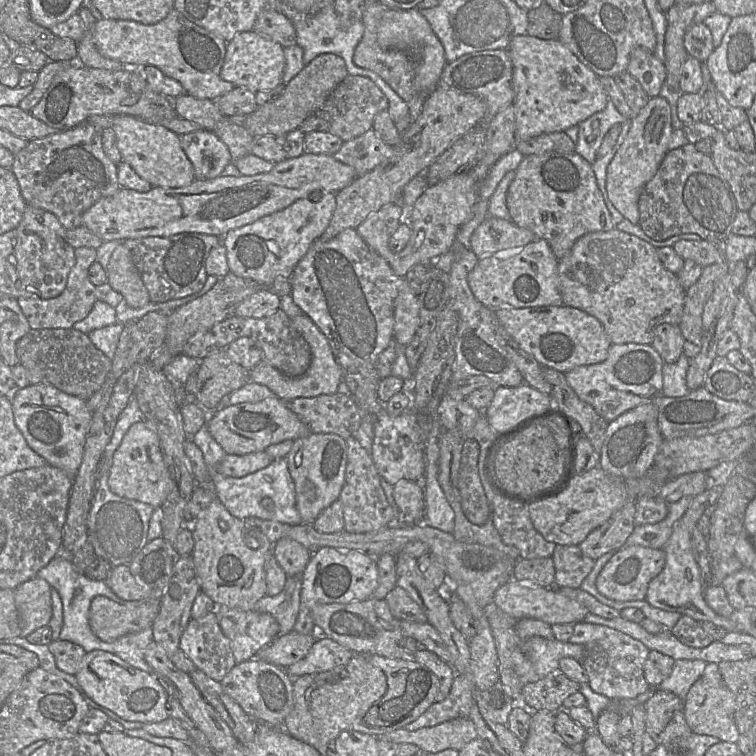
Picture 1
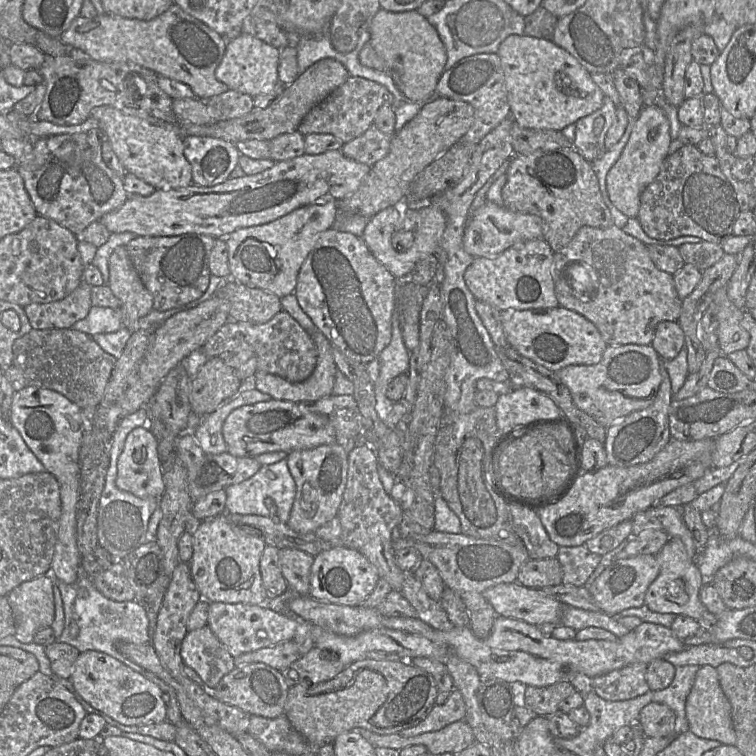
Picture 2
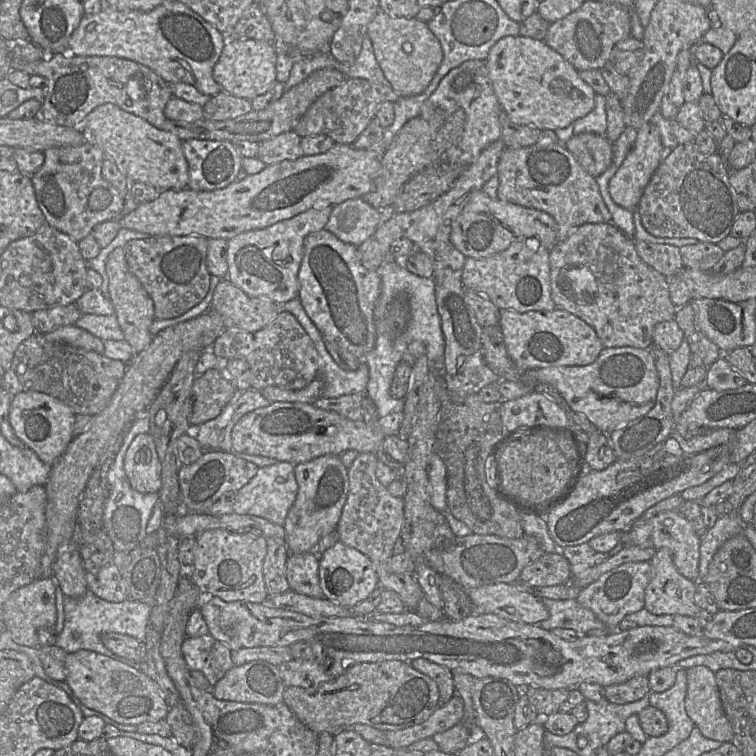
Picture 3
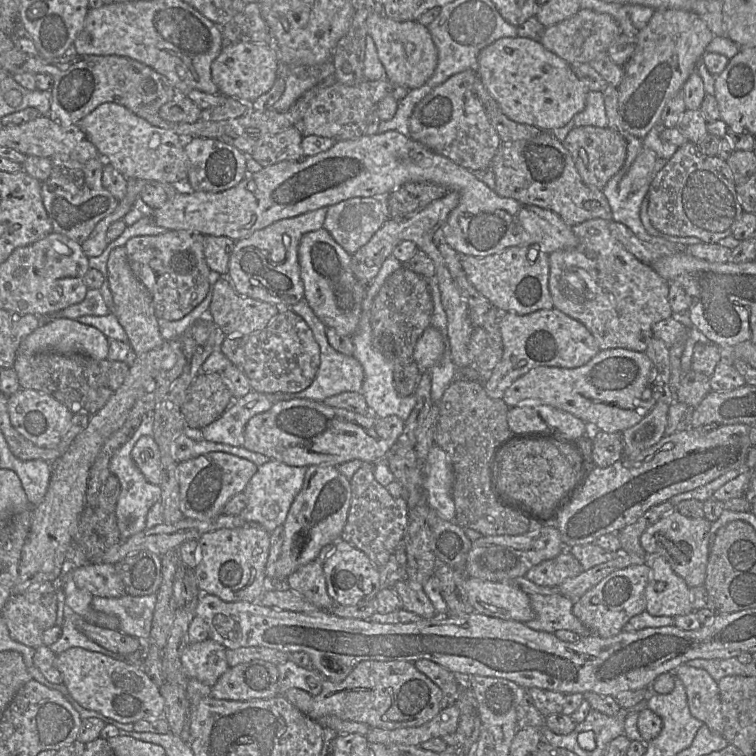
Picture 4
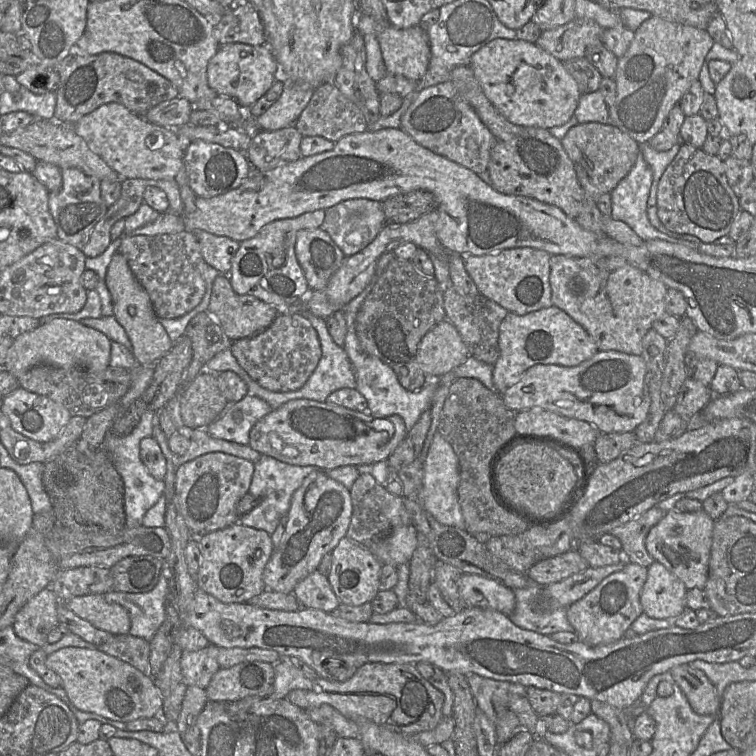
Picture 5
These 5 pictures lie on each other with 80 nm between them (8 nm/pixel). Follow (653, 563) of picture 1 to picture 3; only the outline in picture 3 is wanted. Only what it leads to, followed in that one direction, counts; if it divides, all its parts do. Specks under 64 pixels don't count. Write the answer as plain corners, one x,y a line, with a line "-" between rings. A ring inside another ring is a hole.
649,561
625,563
582,588
576,601
590,609
609,631
615,631
626,615
644,608
645,590
651,579
652,568

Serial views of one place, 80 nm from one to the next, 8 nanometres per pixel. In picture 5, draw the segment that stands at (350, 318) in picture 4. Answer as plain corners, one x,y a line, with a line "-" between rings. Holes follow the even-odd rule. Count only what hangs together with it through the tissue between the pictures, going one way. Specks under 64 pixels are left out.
321,228
299,230
296,234
295,253
310,291
325,288
346,257

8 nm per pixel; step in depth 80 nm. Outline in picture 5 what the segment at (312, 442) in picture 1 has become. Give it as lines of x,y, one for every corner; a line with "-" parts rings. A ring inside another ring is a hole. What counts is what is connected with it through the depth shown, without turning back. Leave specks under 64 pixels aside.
323,470
310,473
292,495
284,535
264,568
266,589
292,593
295,585
316,570
322,557
346,535
351,515
350,491

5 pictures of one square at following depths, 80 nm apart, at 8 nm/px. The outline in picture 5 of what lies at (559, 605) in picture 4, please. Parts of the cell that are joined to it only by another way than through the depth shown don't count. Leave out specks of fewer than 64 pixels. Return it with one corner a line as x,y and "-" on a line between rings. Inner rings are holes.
530,581
524,588
513,589
516,599
515,609
510,619
518,627
535,631
543,635
556,632
575,632
567,619
568,607
557,607
542,610
538,603
542,601
542,589
534,581

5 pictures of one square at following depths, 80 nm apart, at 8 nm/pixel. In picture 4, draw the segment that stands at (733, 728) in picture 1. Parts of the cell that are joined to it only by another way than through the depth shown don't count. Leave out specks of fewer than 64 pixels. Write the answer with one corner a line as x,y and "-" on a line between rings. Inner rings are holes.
683,664
673,672
675,678
682,681
687,696
688,707
691,715
703,722
713,733
721,734
724,729
722,706
718,683
711,675
703,670

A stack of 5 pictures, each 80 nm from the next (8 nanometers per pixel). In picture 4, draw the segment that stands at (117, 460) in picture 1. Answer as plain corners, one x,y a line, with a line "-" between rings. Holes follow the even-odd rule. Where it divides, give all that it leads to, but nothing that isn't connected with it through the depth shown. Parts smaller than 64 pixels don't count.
142,436
132,450
132,458
146,479
155,485
162,480
161,455
153,436

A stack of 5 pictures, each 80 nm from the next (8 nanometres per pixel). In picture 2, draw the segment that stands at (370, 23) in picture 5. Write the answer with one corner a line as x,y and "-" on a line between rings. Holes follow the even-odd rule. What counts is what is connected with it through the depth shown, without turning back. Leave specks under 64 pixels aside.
380,9
374,16
369,28
370,43
376,53
384,61
387,72
391,75
396,86
407,101
426,102
435,97
438,81
444,72
447,61
446,48
441,41
437,30
417,10
392,12

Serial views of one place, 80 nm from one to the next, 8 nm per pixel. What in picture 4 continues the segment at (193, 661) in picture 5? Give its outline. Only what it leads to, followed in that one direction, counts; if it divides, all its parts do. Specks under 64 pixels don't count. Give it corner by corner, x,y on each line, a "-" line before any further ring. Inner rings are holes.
211,638
189,643
181,655
181,665
185,675
189,679
196,679
212,687
229,668
226,649

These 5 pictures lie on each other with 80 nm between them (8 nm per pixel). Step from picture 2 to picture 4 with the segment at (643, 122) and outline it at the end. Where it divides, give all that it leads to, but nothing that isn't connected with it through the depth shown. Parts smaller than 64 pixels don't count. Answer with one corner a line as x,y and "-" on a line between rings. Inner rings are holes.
644,147
637,155
631,167
619,182
620,196
629,196
638,191
644,184
650,183
653,178
653,170
658,159
657,154

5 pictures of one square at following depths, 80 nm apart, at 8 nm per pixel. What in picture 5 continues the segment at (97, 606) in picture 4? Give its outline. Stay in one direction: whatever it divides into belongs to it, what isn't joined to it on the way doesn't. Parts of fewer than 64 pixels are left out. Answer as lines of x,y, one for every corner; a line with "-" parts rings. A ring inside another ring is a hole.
164,566
157,585
149,592
110,591
101,595
106,602
119,604
127,610
131,622
129,635
150,642
166,618
167,593
168,581

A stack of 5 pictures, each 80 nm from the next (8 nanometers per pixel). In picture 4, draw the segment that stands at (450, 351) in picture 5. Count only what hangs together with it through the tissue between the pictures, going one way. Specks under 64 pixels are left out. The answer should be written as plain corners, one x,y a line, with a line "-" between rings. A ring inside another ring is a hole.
429,326
418,339
413,357
421,371
430,371
441,361
445,349
444,335
433,326

